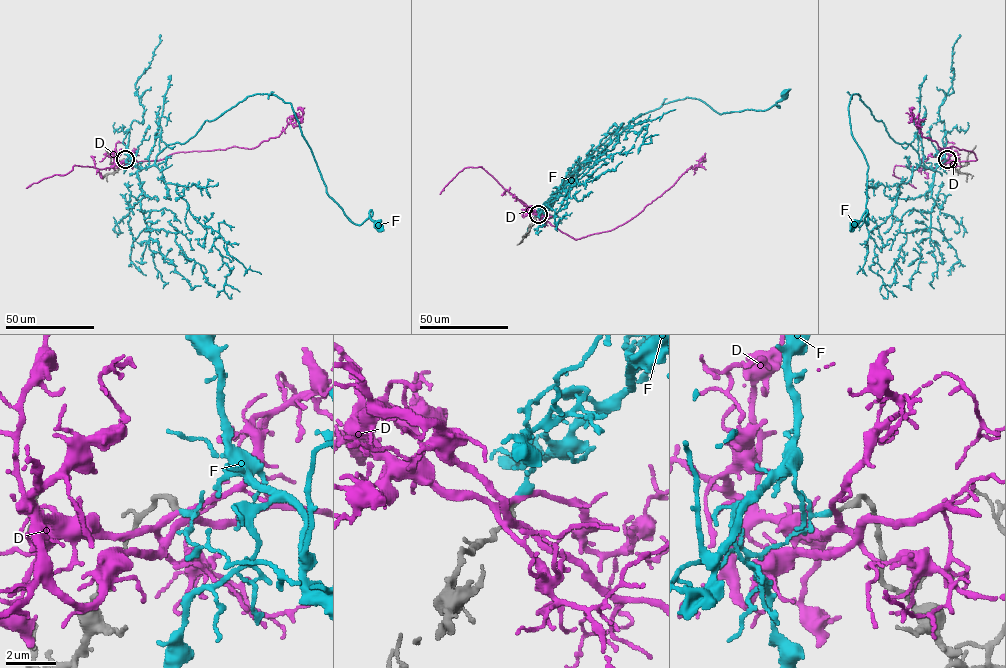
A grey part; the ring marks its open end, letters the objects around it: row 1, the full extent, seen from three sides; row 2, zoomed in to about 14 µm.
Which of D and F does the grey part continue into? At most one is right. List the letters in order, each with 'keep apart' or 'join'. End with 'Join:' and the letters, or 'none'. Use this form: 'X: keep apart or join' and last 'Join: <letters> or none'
D: keep apart
F: join
Join: F

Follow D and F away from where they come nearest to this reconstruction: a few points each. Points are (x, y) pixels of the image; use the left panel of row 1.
D: (125, 160), (151, 161), (177, 152), (255, 148), (279, 136), (302, 115), (304, 107)
F: (125, 160), (147, 168), (205, 120), (273, 94), (291, 105), (326, 193), (355, 223), (371, 210), (378, 222)

